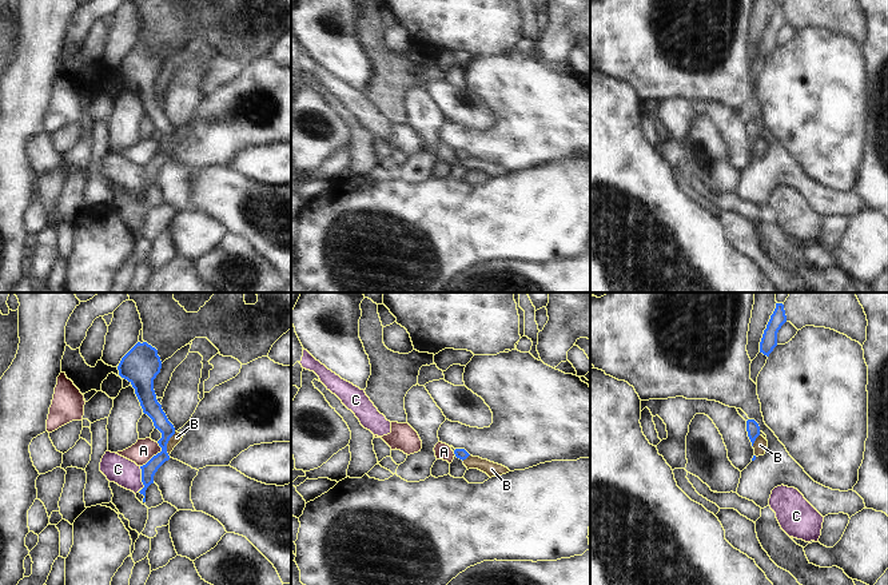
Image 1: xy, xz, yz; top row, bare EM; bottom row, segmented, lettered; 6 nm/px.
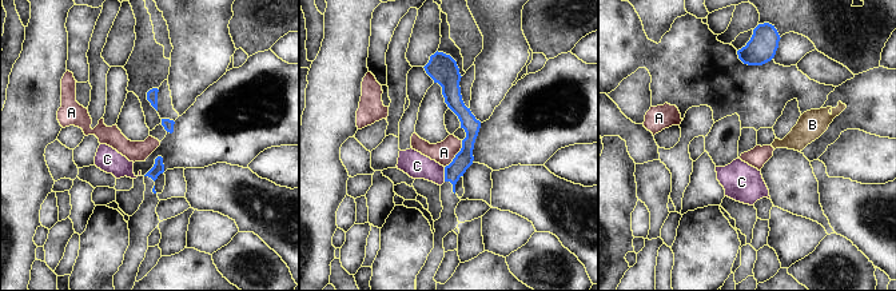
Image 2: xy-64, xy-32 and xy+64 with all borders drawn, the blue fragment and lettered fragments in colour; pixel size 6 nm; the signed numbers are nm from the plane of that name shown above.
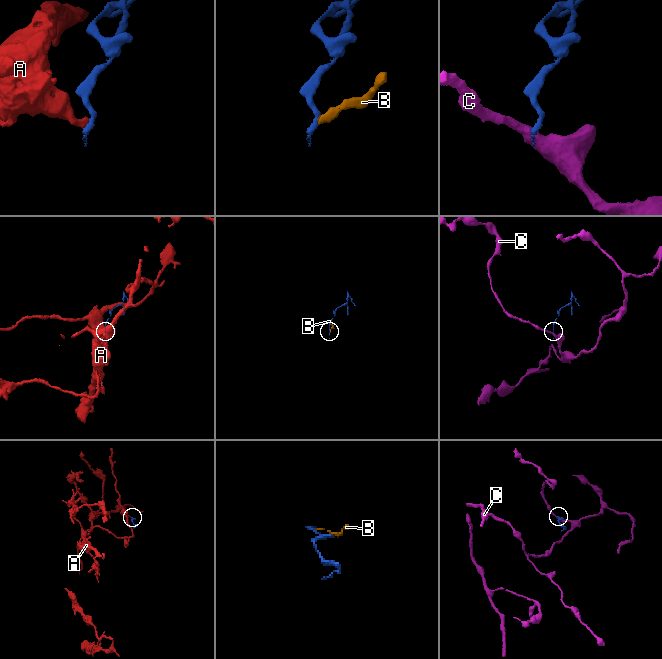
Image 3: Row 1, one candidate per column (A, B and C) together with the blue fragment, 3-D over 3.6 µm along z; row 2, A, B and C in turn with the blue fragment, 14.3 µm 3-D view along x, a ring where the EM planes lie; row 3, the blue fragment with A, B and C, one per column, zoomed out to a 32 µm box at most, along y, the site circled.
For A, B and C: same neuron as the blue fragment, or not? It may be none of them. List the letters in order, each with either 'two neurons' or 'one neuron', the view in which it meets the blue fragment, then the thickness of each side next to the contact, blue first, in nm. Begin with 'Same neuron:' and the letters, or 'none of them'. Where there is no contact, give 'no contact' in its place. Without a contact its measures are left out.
Same neuron: none of them
A: two neurons; contact in xy; calibres 90 and 140 nm
B: two neurons; contact in xy; calibres 110 and 60 nm
C: two neurons; contact in xy; calibres 90 and 160 nm

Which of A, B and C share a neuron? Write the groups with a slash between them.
A B / C

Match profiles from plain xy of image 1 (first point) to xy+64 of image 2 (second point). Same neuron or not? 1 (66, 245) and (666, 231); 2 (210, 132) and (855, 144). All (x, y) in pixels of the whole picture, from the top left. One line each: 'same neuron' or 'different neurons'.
1: same neuron
2: different neurons

